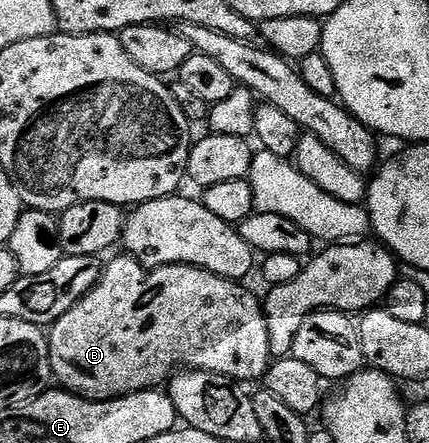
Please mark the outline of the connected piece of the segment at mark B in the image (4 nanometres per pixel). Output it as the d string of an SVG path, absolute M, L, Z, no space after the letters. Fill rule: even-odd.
M120 256L104 263L101 279L95 284L91 292L87 292L76 304L59 320L48 327L49 359L53 369L53 377L68 393L77 394L81 398L89 398L92 402L106 402L109 398L122 398L124 394L134 394L140 390L151 390L168 383L175 372L182 368L190 370L209 370L211 373L219 373L223 377L236 379L241 384L248 384L252 378L264 379L270 368L271 359L274 357L269 339L269 329L265 319L265 307L260 297L256 298L251 291L240 281L232 278L224 278L218 274L212 274L206 270L200 270L198 266L144 266L136 258Z

